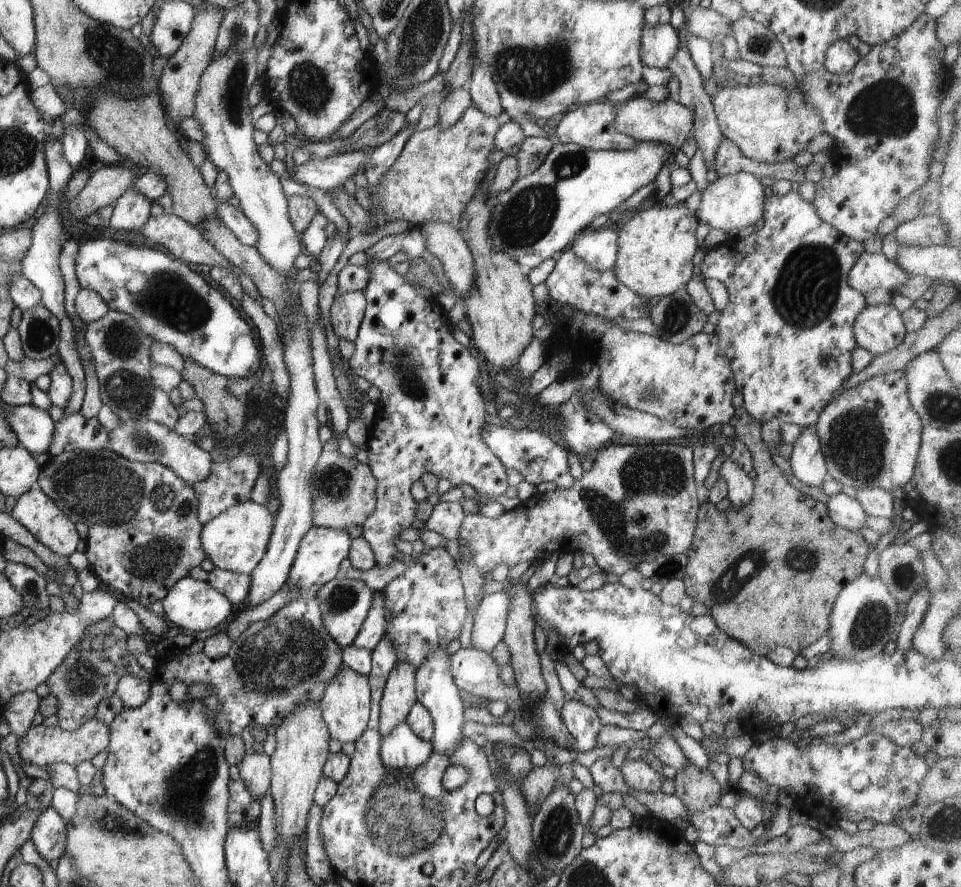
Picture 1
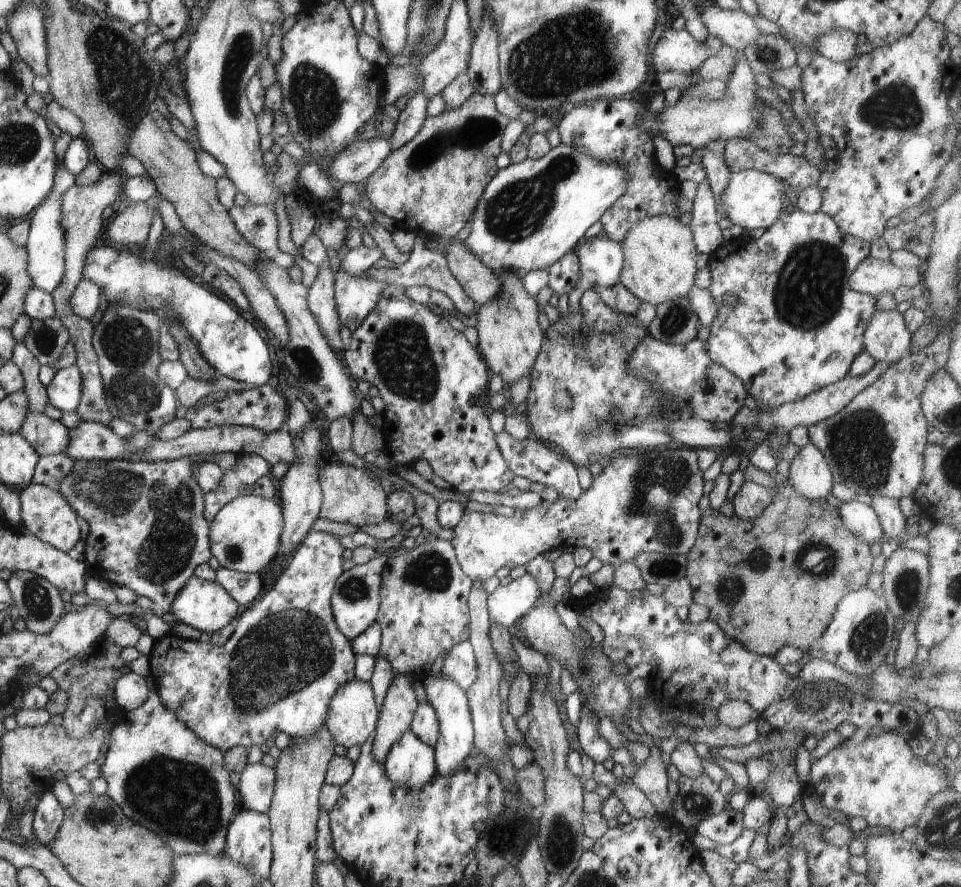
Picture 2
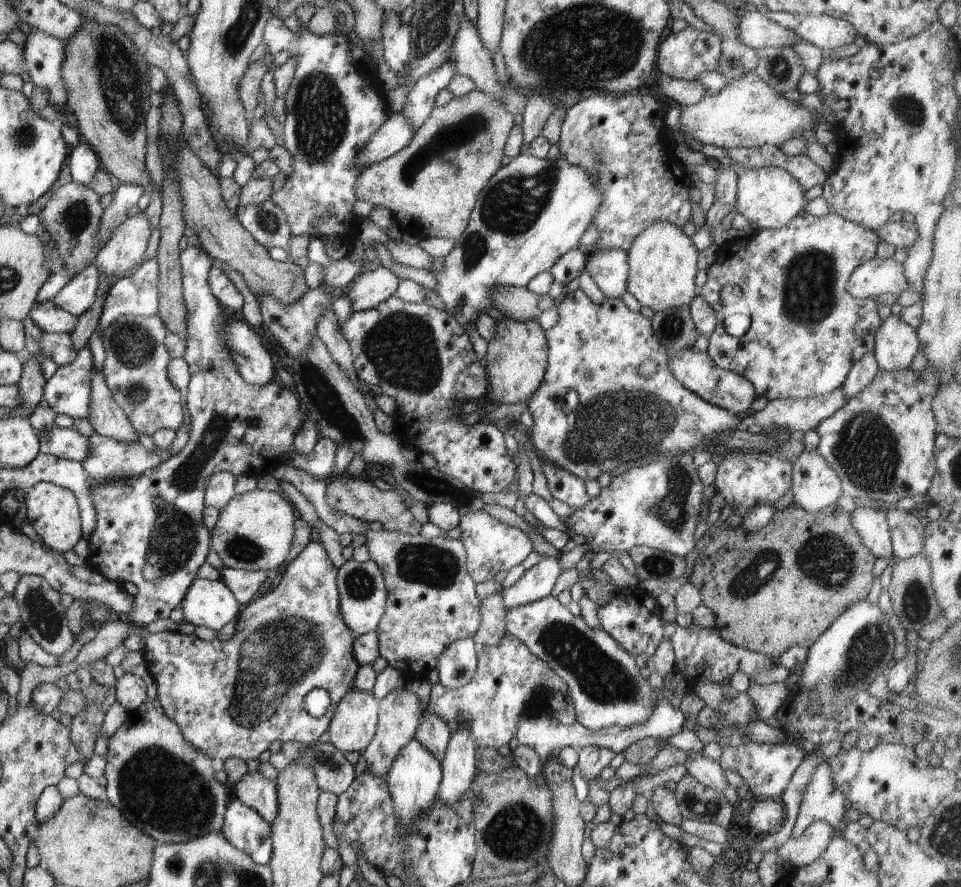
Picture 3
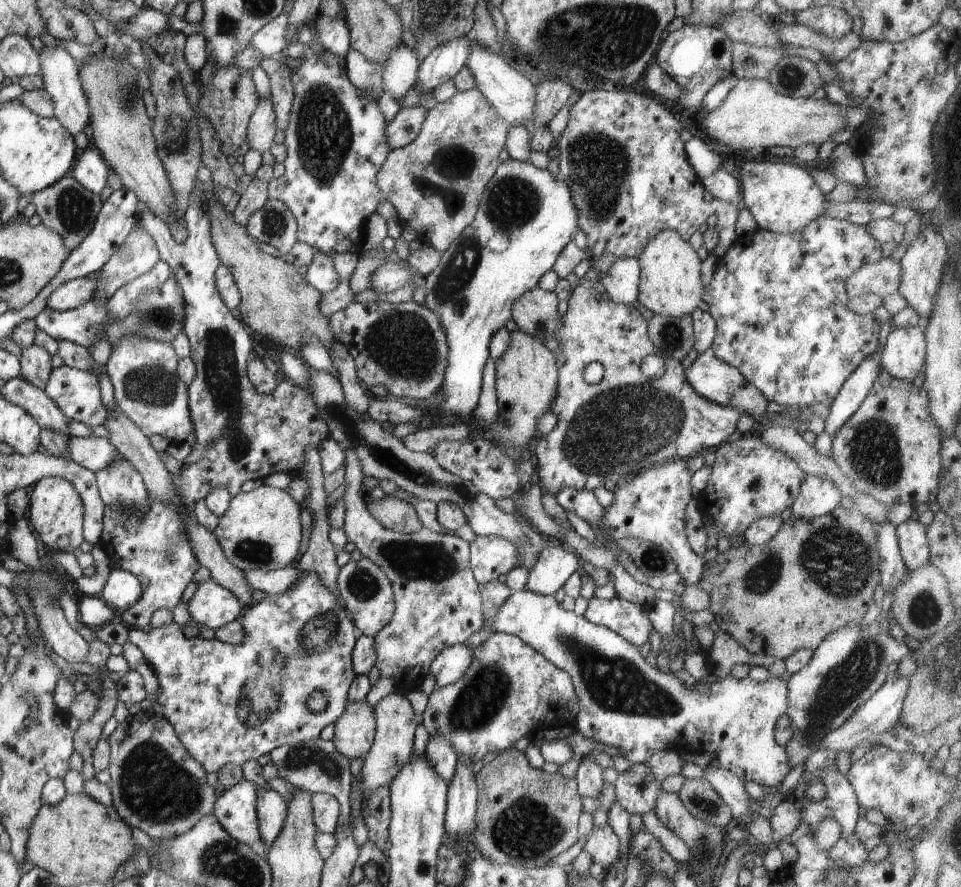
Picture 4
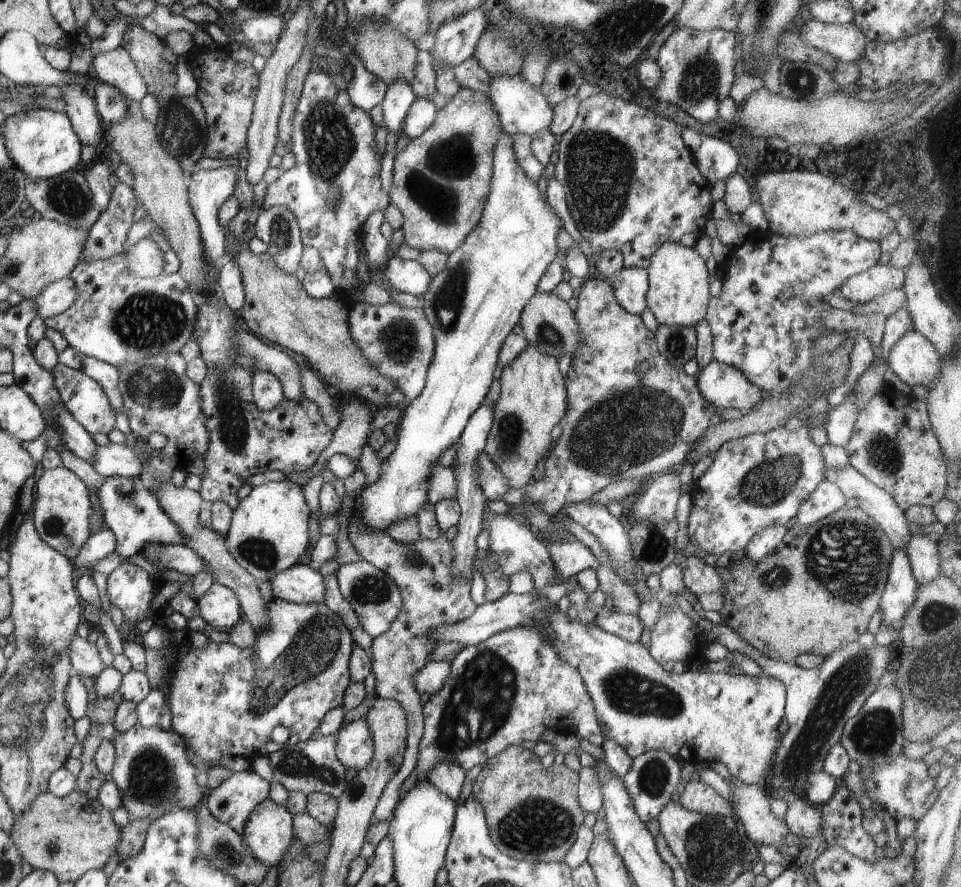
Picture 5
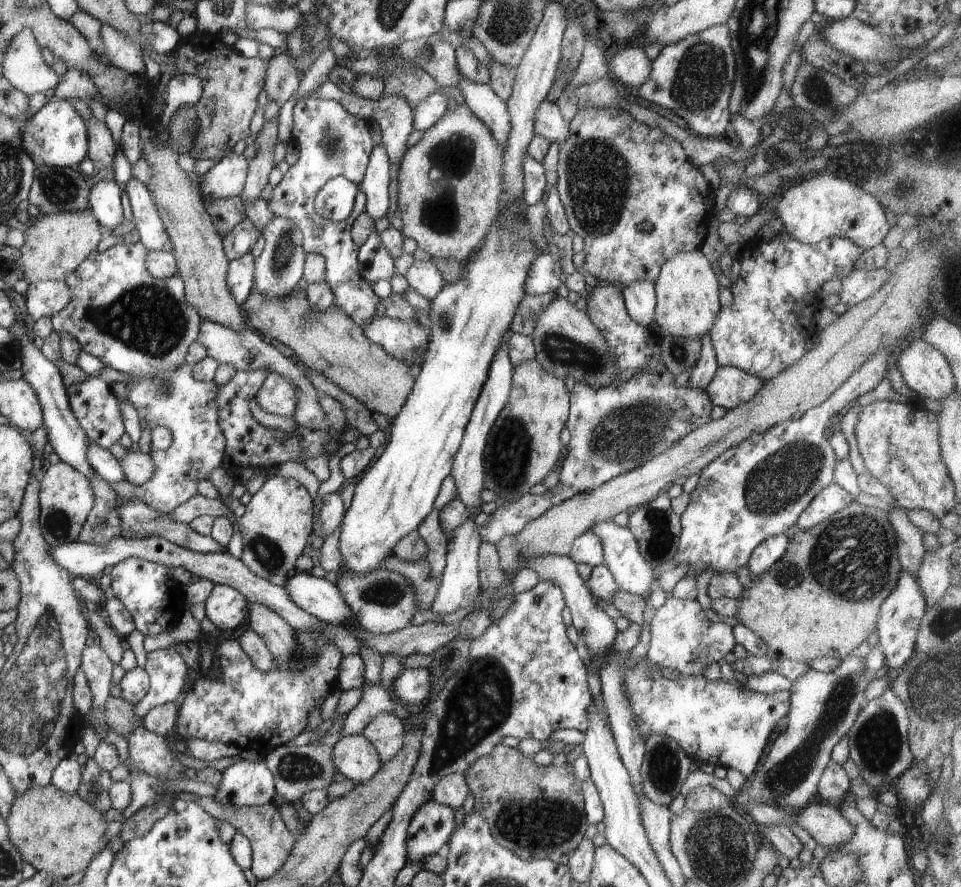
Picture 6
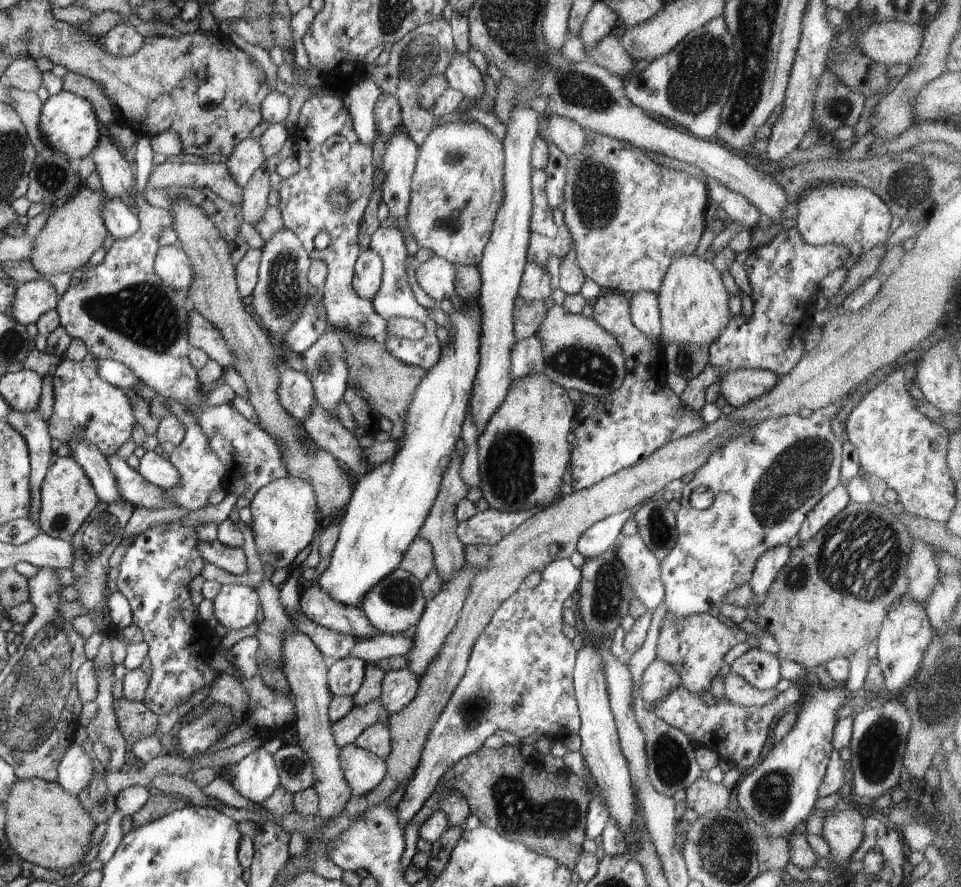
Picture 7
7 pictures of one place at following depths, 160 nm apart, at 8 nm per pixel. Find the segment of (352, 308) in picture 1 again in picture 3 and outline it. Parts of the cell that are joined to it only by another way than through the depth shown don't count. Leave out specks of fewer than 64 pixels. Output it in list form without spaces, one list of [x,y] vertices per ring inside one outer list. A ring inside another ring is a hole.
[[[380,266],[362,271],[346,288],[338,292],[352,301],[352,313],[376,308],[394,295],[401,280],[388,269]]]

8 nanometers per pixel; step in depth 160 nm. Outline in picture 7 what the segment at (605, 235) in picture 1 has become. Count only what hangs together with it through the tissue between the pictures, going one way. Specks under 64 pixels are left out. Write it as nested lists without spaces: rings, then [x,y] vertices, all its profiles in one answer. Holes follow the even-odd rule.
[[[640,291],[629,296],[629,307],[634,326],[644,332],[653,343],[660,342],[660,309],[657,293]]]

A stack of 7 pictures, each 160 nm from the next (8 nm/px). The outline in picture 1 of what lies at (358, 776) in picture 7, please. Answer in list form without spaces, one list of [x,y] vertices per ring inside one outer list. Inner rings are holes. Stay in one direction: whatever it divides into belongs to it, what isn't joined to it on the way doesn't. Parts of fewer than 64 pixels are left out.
[[[344,665],[326,685],[319,705],[331,738],[342,744],[355,743],[367,729],[371,711],[371,686],[367,675],[358,674]]]

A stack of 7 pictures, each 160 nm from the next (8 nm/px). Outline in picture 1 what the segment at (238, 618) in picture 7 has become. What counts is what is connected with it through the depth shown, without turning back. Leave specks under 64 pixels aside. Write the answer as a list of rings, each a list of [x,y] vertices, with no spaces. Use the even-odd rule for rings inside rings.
[[[189,576],[177,580],[161,601],[166,620],[176,624],[178,628],[192,630],[192,632],[204,632],[220,626],[222,622],[228,622],[237,608],[227,599],[227,596],[217,591],[210,583]]]

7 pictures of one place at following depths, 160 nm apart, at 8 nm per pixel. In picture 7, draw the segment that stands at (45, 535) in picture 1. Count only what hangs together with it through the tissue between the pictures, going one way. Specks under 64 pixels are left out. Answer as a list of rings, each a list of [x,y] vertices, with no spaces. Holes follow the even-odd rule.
[[[55,457],[50,470],[46,473],[44,482],[41,484],[42,506],[40,507],[38,525],[40,532],[55,539],[70,540],[78,529],[84,524],[84,520],[98,502],[94,485],[84,469],[76,462],[75,458]]]

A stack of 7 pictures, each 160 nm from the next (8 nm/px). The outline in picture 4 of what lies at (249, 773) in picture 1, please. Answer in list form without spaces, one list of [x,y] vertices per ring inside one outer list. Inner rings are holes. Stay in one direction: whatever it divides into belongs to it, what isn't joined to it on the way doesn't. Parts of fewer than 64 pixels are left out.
[[[258,786],[256,812],[261,838],[267,844],[267,850],[277,839],[287,817],[287,800],[275,789]]]

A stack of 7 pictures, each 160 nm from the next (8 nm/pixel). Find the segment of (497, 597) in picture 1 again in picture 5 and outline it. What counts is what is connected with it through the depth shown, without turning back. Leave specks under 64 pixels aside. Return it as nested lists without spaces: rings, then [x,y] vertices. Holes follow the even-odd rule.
[[[554,541],[548,543],[547,547],[560,579],[576,577],[578,572],[585,568],[596,570],[601,565],[591,550],[580,541]]]

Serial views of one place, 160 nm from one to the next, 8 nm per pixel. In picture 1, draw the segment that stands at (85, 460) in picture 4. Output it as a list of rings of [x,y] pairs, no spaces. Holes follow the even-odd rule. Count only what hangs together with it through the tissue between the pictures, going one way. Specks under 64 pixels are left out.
[[[7,406],[7,423],[19,439],[19,446],[33,454],[47,452],[53,439],[55,421],[37,406]]]

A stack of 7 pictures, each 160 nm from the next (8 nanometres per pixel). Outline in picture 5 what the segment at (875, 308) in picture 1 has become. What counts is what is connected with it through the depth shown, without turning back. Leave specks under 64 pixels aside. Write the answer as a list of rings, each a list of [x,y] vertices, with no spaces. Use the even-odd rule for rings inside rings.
[[[916,330],[907,332],[896,341],[887,356],[887,364],[894,374],[908,386],[932,386],[940,372],[941,354]]]

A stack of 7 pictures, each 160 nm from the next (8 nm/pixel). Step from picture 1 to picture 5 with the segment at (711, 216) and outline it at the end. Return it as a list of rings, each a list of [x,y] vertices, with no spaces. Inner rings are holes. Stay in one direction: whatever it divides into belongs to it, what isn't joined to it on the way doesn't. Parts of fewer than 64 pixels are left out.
[[[808,168],[758,173],[756,192],[757,202],[762,205],[768,220],[768,230],[779,235],[803,237],[829,230],[850,229],[860,238],[881,241],[896,228],[895,220],[884,211],[860,202],[855,191]]]

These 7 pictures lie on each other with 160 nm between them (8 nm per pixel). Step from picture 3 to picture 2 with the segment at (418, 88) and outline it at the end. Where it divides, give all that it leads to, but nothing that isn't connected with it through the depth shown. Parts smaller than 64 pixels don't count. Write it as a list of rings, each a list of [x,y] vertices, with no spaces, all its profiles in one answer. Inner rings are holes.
[[[416,92],[399,112],[393,134],[388,139],[393,151],[403,147],[404,144],[410,142],[416,136],[423,122],[428,118],[427,106],[426,97],[422,93]]]

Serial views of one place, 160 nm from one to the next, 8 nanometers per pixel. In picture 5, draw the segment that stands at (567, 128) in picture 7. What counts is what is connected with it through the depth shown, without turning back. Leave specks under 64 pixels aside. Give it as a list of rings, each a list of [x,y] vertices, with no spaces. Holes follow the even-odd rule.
[[[520,73],[516,76],[491,78],[490,88],[488,88],[486,94],[496,114],[498,114],[501,128],[510,136],[519,133],[532,136],[538,132],[548,130],[550,124],[552,124],[554,110],[550,102],[540,93],[539,88],[532,86],[528,80],[524,80]]]

